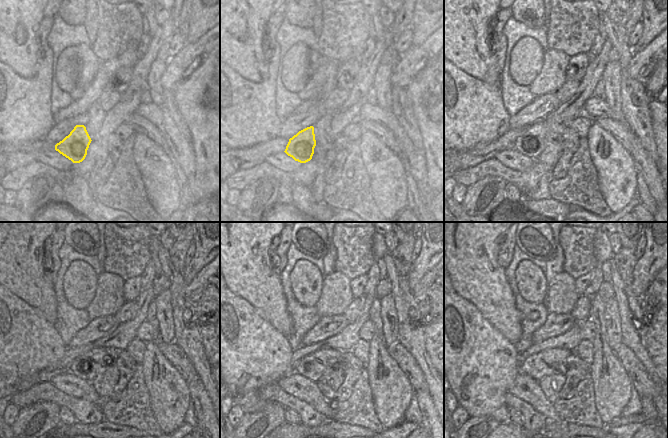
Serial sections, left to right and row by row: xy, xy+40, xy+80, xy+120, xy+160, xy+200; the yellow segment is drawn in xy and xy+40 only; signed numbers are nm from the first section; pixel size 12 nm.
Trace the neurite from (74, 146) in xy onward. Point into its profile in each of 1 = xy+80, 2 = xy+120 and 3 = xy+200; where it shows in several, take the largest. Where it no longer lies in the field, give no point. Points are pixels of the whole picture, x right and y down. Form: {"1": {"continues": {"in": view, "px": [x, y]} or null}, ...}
{"1": {"continues": {"in": "xy+80", "px": [532, 142]}}, "2": {"continues": {"in": "xy+120", "px": [90, 364]}}, "3": {"continues": {"in": "xy+200", "px": [553, 361]}}}

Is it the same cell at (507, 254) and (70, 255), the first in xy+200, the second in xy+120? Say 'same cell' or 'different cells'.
different cells

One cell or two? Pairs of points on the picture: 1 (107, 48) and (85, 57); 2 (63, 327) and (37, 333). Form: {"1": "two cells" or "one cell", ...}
{"1": "two cells", "2": "two cells"}

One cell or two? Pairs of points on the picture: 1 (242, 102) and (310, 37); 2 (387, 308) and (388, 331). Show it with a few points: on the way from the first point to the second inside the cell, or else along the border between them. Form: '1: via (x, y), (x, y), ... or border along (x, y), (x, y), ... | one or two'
1: border along (278, 44), (279, 67), (274, 91) | two
2: via (386, 314), (388, 325) | one

